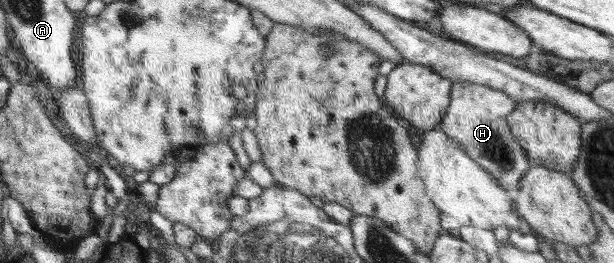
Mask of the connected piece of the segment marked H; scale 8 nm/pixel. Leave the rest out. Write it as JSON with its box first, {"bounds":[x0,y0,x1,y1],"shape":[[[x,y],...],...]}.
{"bounds":[440,80,531,200],"shape":[[[457,80],[453,81],[450,104],[440,121],[441,131],[457,140],[462,150],[488,171],[513,200],[518,196],[521,178],[531,167],[525,150],[515,141],[507,123],[506,118],[515,106],[515,101],[498,89]]]}

